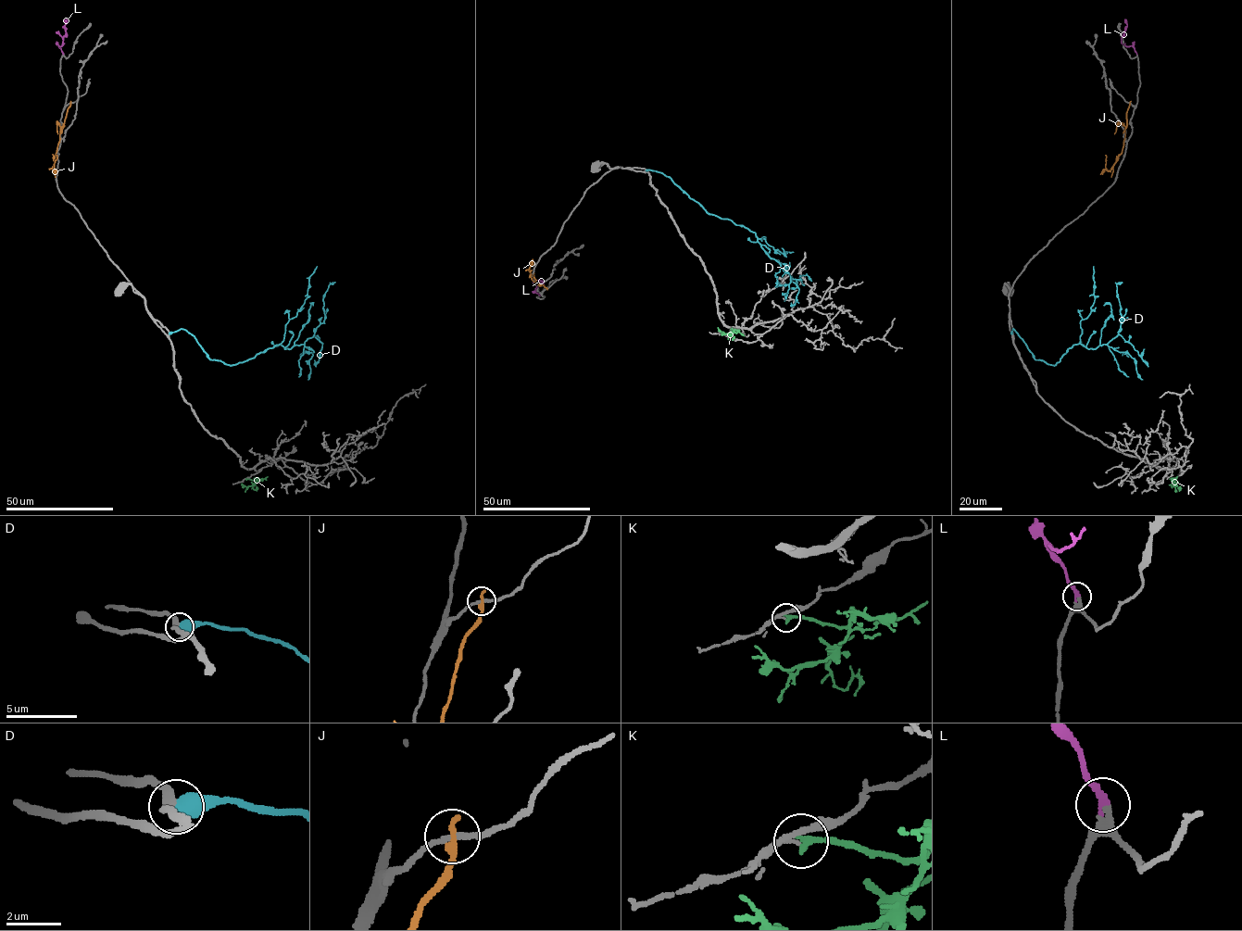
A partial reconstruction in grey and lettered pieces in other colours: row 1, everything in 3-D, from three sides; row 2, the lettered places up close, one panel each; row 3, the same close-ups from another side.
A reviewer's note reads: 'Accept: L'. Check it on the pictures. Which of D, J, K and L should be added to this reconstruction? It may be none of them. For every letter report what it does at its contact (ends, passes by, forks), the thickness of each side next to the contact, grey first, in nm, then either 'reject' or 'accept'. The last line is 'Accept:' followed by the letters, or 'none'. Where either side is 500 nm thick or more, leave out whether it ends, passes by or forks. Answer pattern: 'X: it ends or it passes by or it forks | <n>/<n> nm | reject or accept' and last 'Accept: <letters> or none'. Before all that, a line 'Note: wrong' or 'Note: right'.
Note: right
D: 240/650 nm | reject
J: it ends | 180/320 nm | reject
K: it ends | 110/260 nm | reject
L: it ends | 160/200 nm | accept
Accept: L

